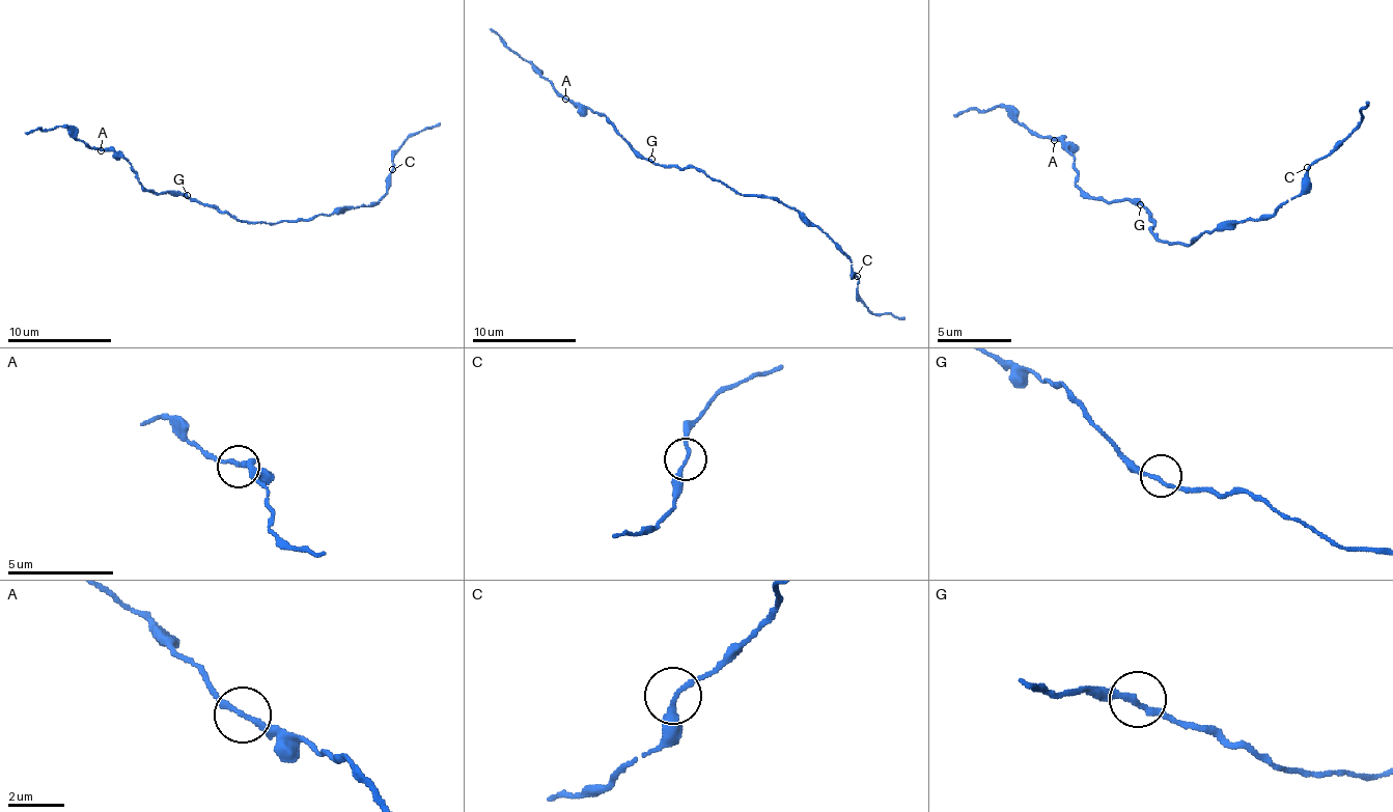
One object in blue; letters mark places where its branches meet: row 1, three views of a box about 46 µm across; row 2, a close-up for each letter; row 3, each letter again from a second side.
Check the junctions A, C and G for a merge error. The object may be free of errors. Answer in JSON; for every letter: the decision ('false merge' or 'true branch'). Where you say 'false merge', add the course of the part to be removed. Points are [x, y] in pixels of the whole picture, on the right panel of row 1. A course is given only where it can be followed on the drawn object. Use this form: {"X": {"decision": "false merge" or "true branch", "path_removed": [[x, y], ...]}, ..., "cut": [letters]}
{"A": {"decision": "false merge", "path_removed": [[1055, 141], [1036, 138], [1003, 105], [954, 115]]}, "C": {"decision": "true branch"}, "G": {"decision": "true branch"}, "cut": ["A"]}

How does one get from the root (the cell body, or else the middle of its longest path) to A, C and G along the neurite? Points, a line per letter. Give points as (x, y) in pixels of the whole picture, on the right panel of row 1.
A: (1162, 242), (1151, 230), (1151, 216), (1140, 204), (1095, 200), (1077, 183), (1074, 160), (1066, 148), (1055, 141)
C: (1162, 242), (1188, 245), (1199, 234), (1222, 230), (1229, 223), (1270, 219), (1300, 193), (1307, 167)
G: (1162, 242), (1151, 230), (1151, 216), (1140, 204)

